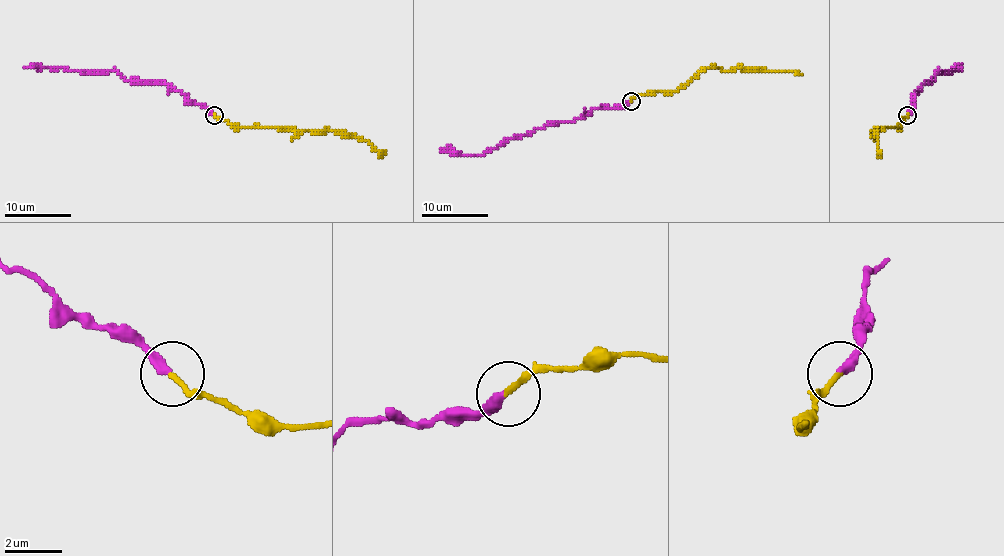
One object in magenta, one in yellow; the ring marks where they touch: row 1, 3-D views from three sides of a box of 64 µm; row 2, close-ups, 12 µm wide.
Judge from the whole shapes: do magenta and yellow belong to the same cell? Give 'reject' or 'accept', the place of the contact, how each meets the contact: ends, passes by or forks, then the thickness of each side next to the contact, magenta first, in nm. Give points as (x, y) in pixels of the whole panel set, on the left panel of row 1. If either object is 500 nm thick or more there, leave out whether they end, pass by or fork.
reject; place (214, 115); magenta ends; yellow ends; calibres 360 and 190 nm

